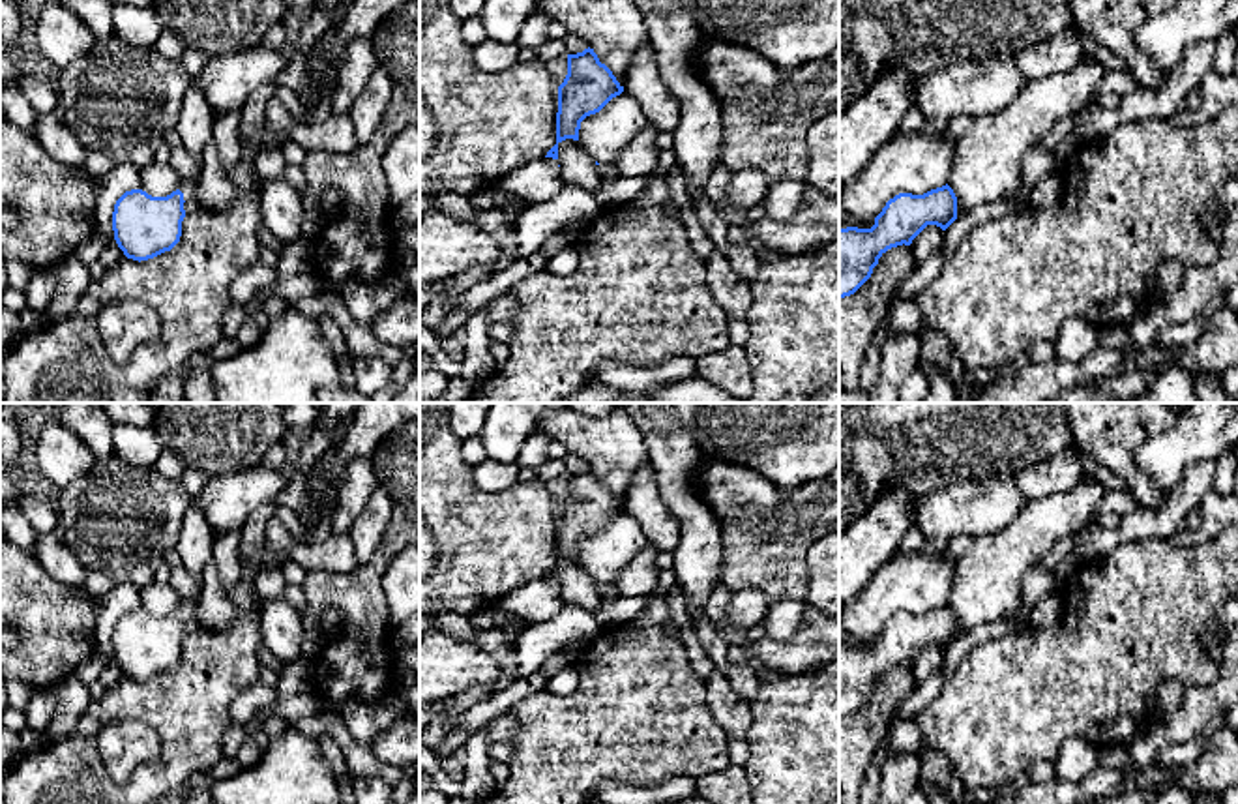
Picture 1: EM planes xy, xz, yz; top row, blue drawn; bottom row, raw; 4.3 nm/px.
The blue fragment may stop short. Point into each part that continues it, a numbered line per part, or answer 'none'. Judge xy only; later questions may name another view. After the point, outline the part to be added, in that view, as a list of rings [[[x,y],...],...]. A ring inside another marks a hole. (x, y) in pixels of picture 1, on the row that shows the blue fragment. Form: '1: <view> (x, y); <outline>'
1: xy (188, 163); [[[178,146],[170,152],[169,161],[180,174],[180,191],[184,193],[184,201],[195,197],[199,180],[202,174],[202,156]]]

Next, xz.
none

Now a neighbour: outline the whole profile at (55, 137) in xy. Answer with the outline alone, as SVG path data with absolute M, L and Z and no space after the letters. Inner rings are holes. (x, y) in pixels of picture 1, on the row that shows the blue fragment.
M58 112L39 116L36 139L52 159L73 169L86 169L86 150L67 129Z

